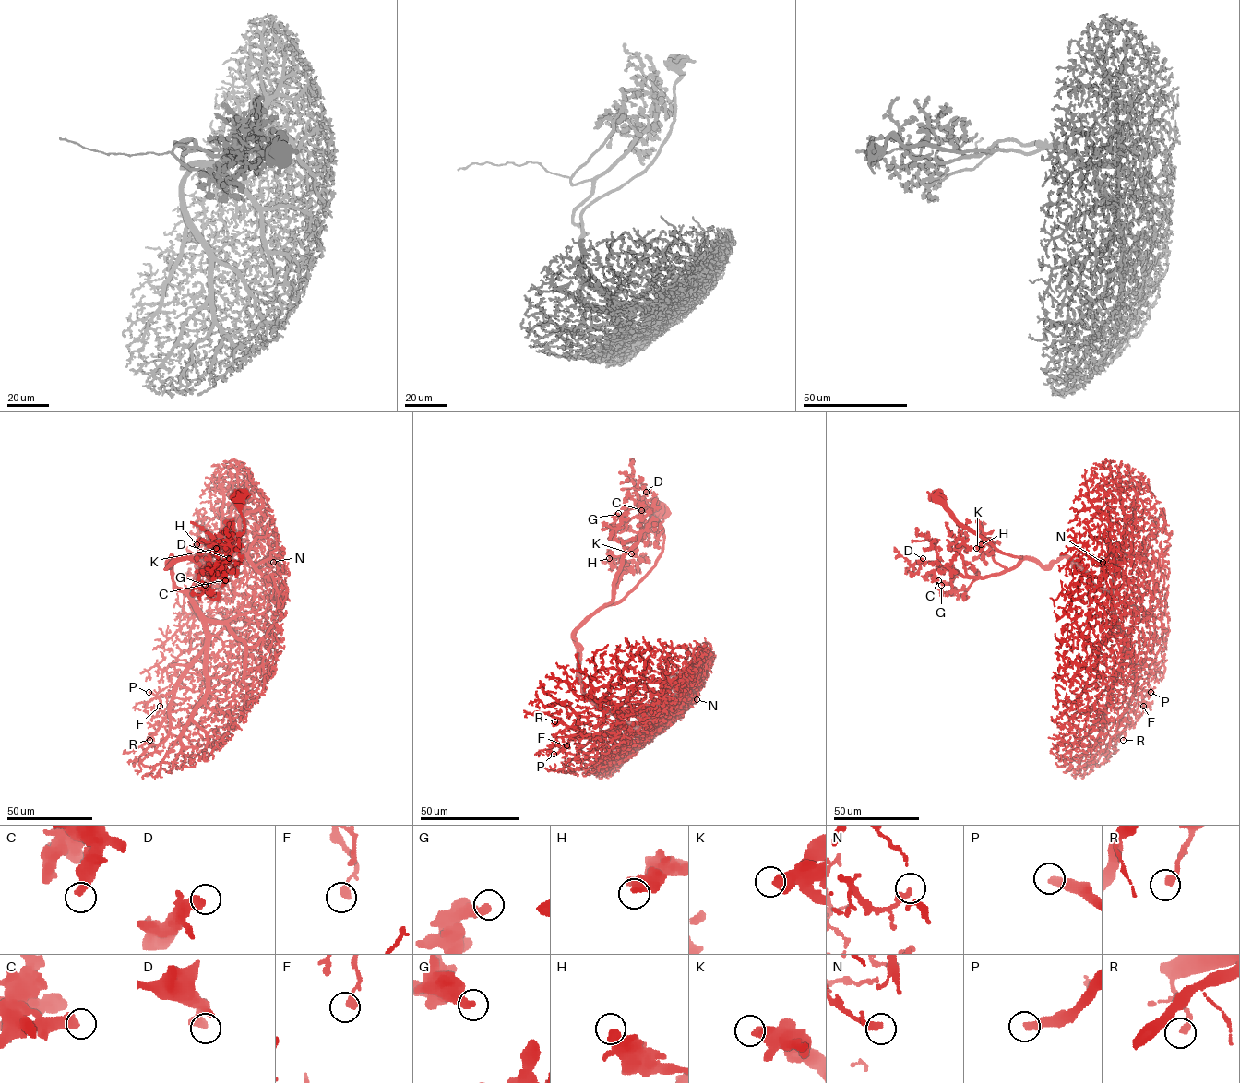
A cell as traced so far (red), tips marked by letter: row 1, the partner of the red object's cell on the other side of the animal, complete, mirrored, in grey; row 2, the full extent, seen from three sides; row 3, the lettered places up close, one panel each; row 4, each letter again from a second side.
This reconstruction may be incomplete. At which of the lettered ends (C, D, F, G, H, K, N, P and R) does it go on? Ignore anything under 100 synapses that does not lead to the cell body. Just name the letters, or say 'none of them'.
P

